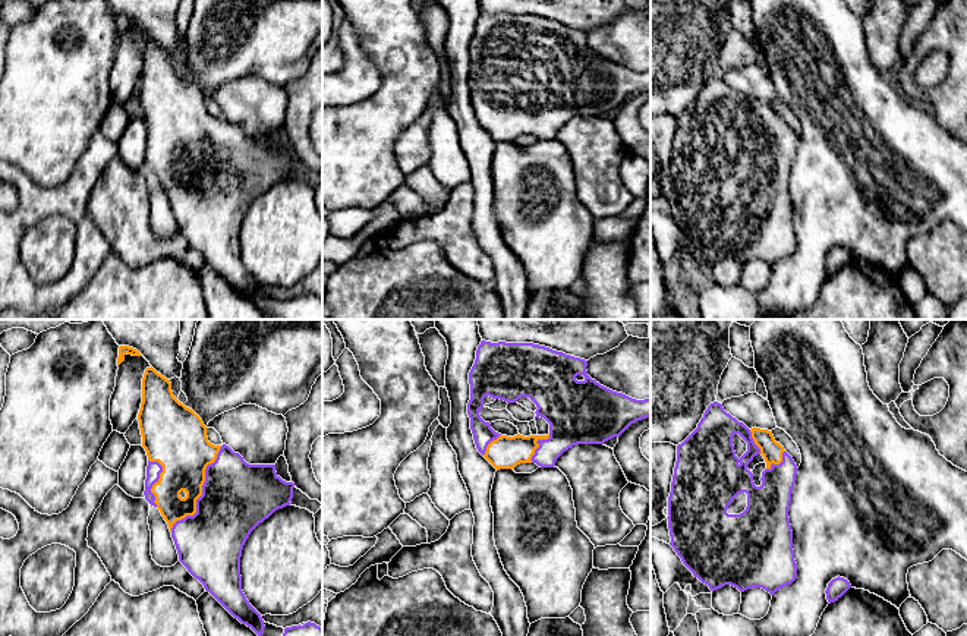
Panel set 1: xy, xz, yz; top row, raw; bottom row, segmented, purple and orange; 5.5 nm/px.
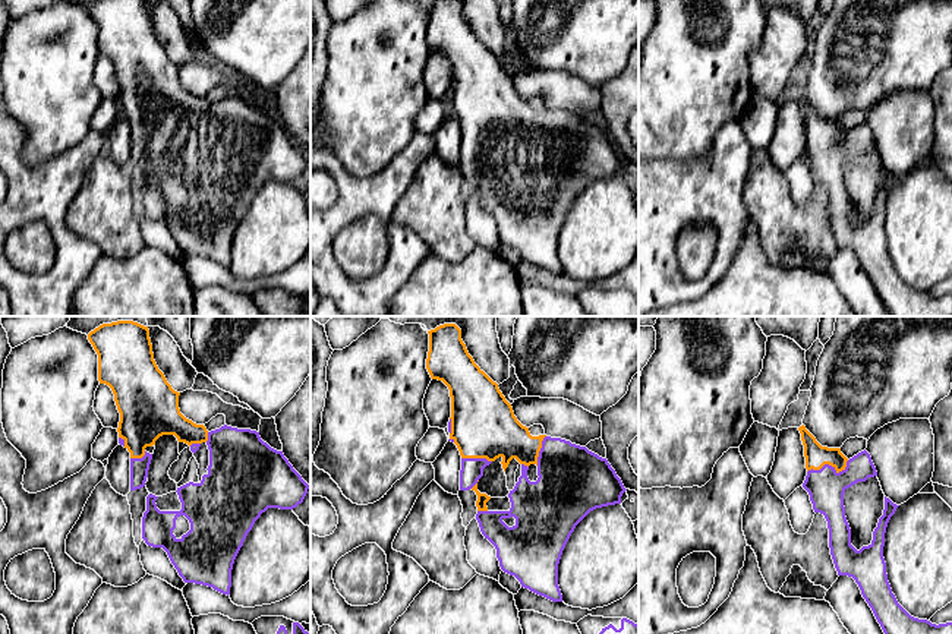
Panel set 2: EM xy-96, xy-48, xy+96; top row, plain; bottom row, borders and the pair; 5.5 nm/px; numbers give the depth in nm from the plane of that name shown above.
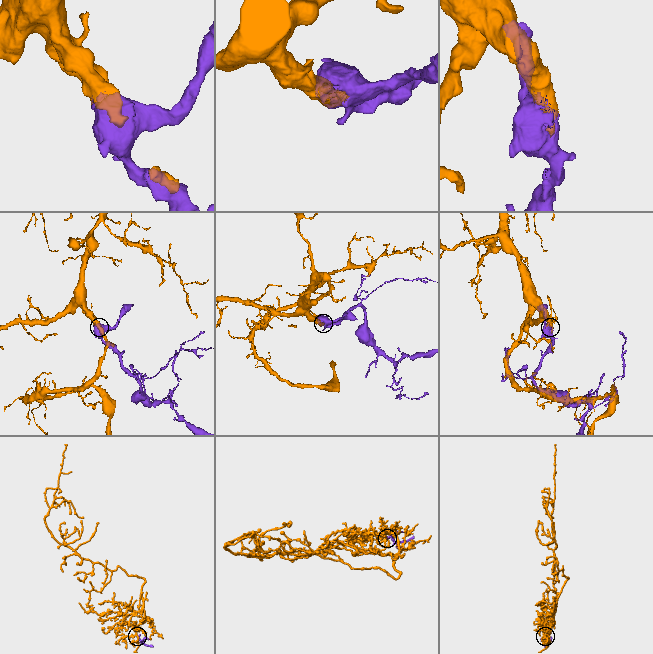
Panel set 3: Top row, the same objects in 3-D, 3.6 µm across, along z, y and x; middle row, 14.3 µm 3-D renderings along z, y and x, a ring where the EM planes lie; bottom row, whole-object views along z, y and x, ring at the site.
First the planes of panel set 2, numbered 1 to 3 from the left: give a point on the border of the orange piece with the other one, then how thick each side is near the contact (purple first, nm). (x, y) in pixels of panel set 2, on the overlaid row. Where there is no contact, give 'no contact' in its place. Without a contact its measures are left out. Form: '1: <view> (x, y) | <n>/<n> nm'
1: xy-96 (138, 459) | 100/280 nm
2: xy-48 (476, 459) | 130/360 nm
3: xy+96 (829, 466) | 200/130 nm

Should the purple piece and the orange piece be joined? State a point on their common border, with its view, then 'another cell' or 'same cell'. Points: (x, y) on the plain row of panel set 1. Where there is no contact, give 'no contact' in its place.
xy (202, 164) | same cell

